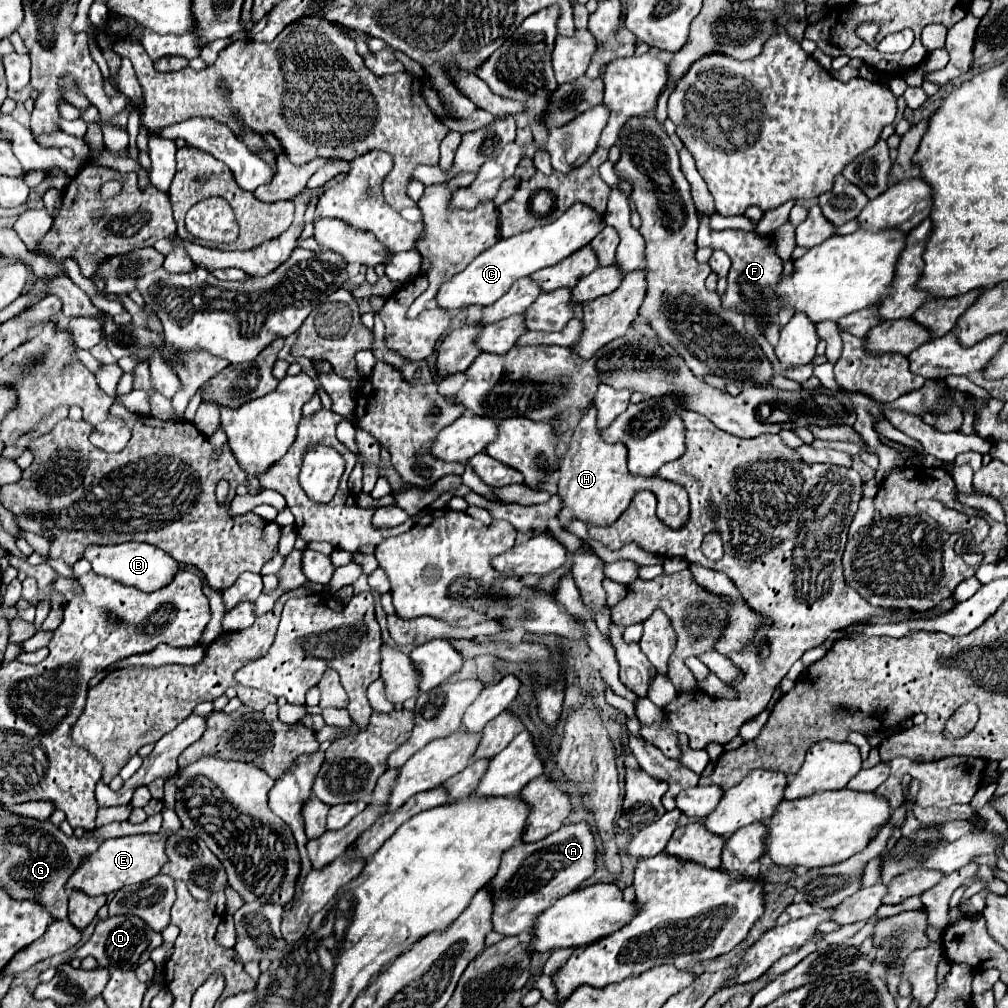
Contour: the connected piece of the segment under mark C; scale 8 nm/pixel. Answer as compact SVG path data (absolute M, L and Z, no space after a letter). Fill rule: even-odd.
M574 202L574 206L570 206L570 210L566 210L552 224L538 226L538 228L532 228L528 232L522 232L522 234L516 234L510 238L500 238L496 242L496 246L492 246L486 252L482 252L480 256L476 256L468 264L466 270L456 274L452 280L444 282L436 296L436 302L438 302L438 306L442 306L446 310L454 310L454 308L460 308L466 304L488 306L490 302L496 302L498 298L502 298L502 294L506 290L510 290L510 286L518 278L530 276L540 268L554 266L560 260L564 260L566 256L580 250L582 246L590 244L590 240L602 228L604 228L602 214L594 214L594 210L590 210L590 206L582 206L582 202Z

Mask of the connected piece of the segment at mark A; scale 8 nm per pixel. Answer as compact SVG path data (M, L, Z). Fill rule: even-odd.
M588 822L566 824L538 842L520 842L512 846L500 864L498 874L492 878L490 888L494 894L494 930L512 936L530 930L534 918L550 908L558 898L574 892L584 880L596 872L596 840Z

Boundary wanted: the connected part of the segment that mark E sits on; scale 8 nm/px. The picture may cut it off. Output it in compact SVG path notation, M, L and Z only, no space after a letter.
M174 810L164 812L164 822L160 832L156 834L140 834L140 836L124 836L124 838L112 838L106 840L94 854L90 854L80 868L70 876L68 888L82 890L90 896L110 894L130 884L140 884L148 878L154 878L160 874L162 866L166 864L166 838L174 834L174 830L180 830L180 818Z

